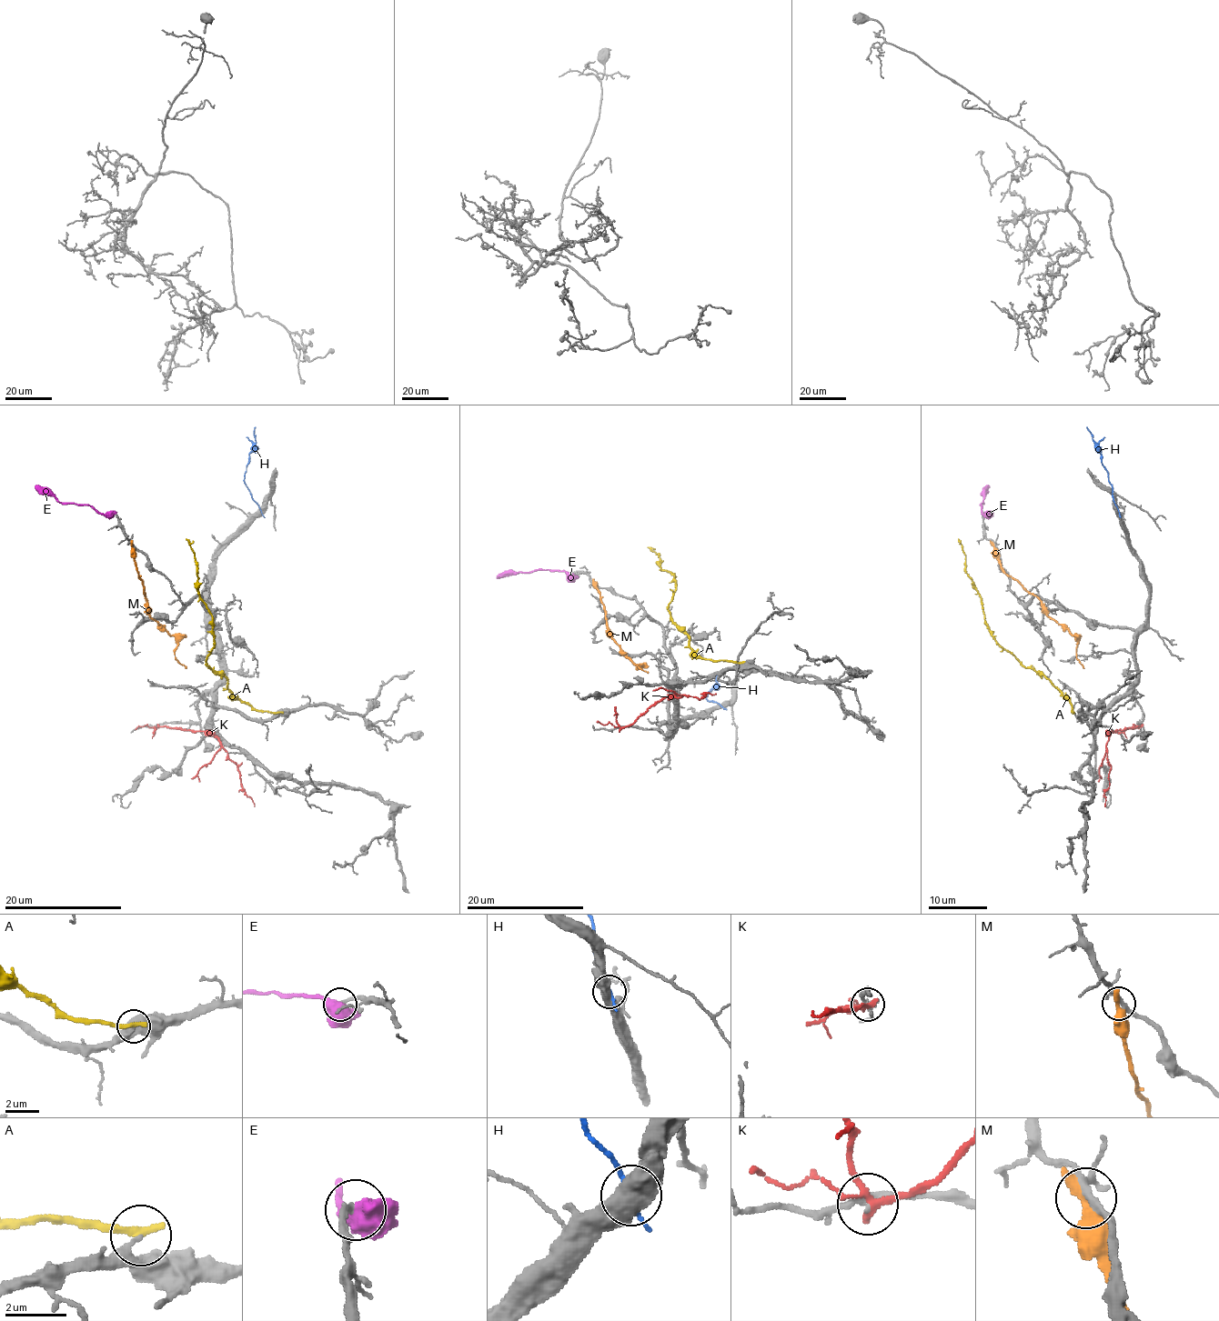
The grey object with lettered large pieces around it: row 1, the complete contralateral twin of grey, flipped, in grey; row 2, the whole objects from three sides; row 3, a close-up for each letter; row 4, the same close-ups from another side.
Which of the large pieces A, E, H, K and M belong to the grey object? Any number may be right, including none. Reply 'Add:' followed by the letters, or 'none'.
Add: none

